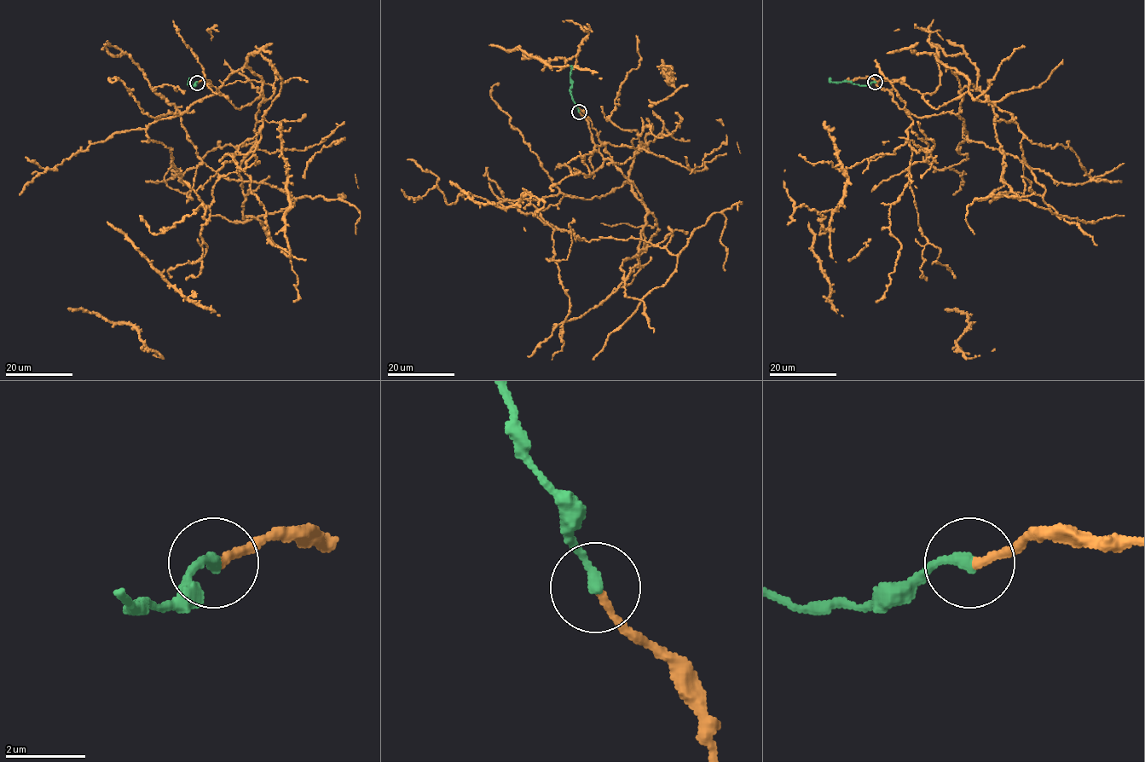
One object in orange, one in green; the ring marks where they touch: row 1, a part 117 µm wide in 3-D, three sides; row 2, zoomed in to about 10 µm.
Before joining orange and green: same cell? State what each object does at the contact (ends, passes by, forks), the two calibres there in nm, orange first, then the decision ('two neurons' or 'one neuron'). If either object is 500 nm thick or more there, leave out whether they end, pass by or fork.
orange ends; green ends; calibres 180 and 320 nm; one neuron

